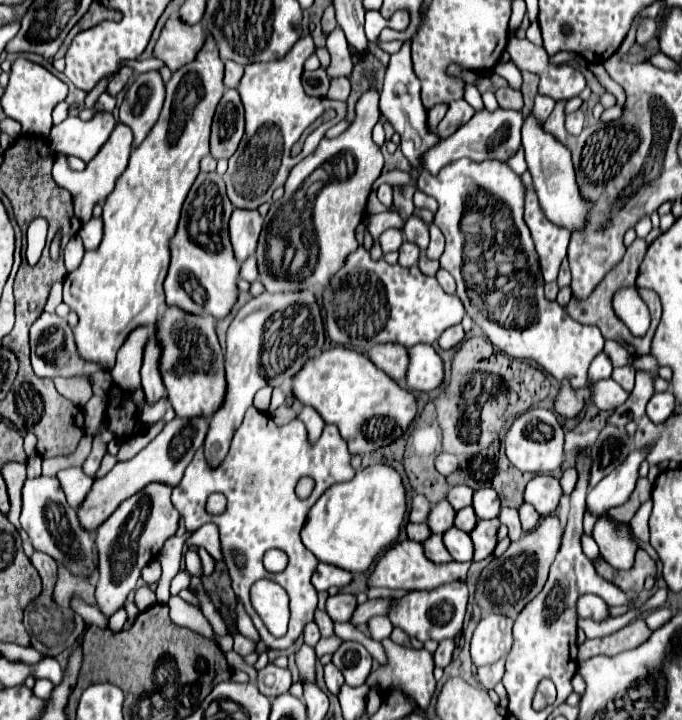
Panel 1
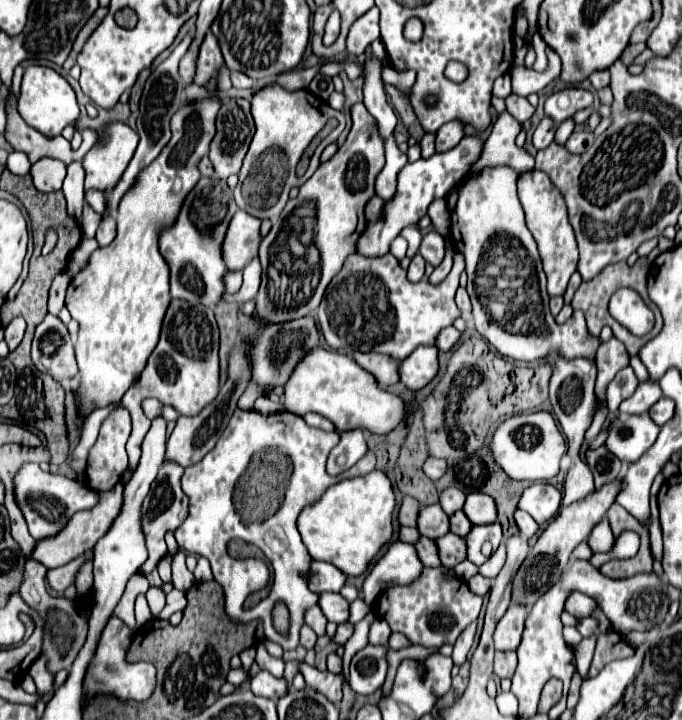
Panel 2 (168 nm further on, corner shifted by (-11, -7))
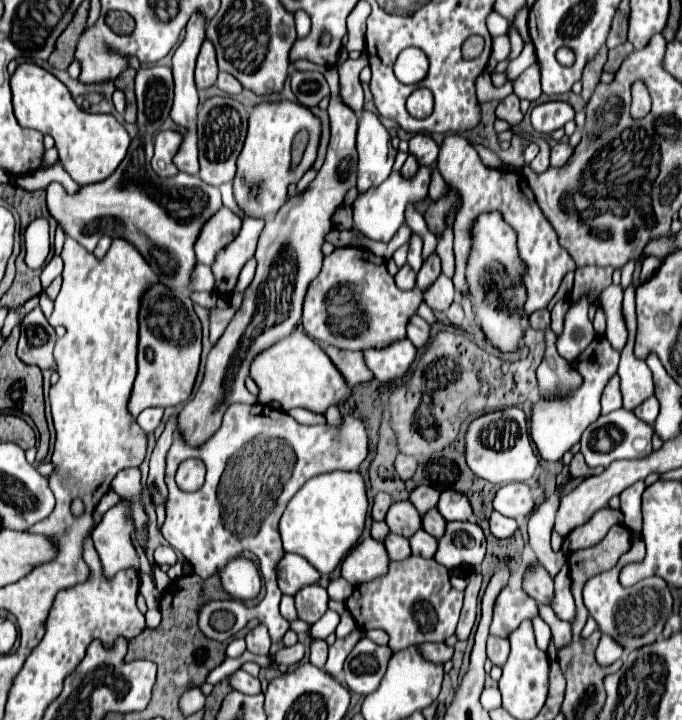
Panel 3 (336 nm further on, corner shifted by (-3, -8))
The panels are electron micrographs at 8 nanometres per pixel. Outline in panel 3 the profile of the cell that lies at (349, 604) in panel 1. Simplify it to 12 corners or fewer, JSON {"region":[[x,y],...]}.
{"region":[[319,584],[295,594],[301,620],[315,624],[329,608]]}

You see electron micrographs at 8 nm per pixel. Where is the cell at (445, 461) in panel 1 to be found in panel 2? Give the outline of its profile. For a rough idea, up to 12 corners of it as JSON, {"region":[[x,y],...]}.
{"region":[[427,457],[423,473],[437,481],[445,469],[445,459]]}

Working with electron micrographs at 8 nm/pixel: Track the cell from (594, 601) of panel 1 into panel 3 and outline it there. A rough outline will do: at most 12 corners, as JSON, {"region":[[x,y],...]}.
{"region":[[539,564],[525,574],[523,590],[551,606],[553,578]]}

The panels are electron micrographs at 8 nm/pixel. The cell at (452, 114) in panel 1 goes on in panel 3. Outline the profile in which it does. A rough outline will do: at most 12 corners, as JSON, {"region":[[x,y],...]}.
{"region":[[427,134],[409,140],[409,152],[419,164],[437,162],[439,144]]}

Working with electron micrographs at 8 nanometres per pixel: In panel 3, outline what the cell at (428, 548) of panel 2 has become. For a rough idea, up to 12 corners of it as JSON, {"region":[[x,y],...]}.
{"region":[[389,534],[387,544],[391,560],[411,556],[405,536]]}

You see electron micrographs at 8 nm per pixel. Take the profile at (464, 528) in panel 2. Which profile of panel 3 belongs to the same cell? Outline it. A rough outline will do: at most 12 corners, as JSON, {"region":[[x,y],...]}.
{"region":[[437,508],[423,516],[423,530],[435,538],[445,534],[443,516]]}

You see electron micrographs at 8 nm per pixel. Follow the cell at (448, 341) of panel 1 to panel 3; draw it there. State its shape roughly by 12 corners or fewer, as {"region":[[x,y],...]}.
{"region":[[413,316],[407,336],[421,350],[431,340],[431,324]]}

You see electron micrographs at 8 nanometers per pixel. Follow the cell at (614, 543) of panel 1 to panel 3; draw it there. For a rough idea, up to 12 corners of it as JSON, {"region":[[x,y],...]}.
{"region":[[613,508],[595,512],[563,542],[563,552],[599,544],[623,514]]}

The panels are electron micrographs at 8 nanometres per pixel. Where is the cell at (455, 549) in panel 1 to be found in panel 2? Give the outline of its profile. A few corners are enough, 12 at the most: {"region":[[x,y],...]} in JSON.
{"region":[[447,533],[435,543],[443,567],[465,559],[465,541]]}

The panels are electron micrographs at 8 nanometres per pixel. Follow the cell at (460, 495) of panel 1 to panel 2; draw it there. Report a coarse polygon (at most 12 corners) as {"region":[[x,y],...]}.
{"region":[[447,487],[439,495],[439,505],[447,515],[463,509],[465,493]]}

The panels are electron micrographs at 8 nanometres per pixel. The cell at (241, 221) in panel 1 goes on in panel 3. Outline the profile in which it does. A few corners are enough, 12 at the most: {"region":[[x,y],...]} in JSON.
{"region":[[221,208],[195,244],[197,262],[215,256],[241,230],[243,220]]}

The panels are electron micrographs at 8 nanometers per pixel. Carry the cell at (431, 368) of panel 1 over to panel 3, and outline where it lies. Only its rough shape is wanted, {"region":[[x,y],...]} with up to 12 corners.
{"region":[[407,338],[391,348],[365,352],[381,382],[409,372],[417,348]]}

